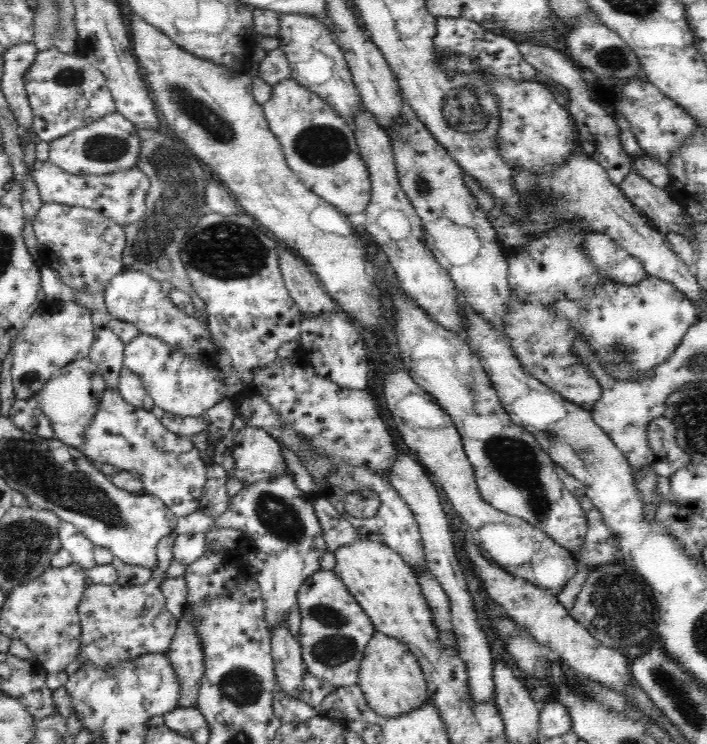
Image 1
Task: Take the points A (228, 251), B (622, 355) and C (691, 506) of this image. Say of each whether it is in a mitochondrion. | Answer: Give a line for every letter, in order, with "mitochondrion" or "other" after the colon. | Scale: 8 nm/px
A: mitochondrion
B: mitochondrion
C: other

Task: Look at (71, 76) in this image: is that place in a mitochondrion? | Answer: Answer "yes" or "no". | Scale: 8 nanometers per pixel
yes

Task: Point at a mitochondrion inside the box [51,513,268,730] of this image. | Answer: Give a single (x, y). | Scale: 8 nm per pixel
(242, 687)

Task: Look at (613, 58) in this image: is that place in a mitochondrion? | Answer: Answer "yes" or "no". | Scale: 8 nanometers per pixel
yes

